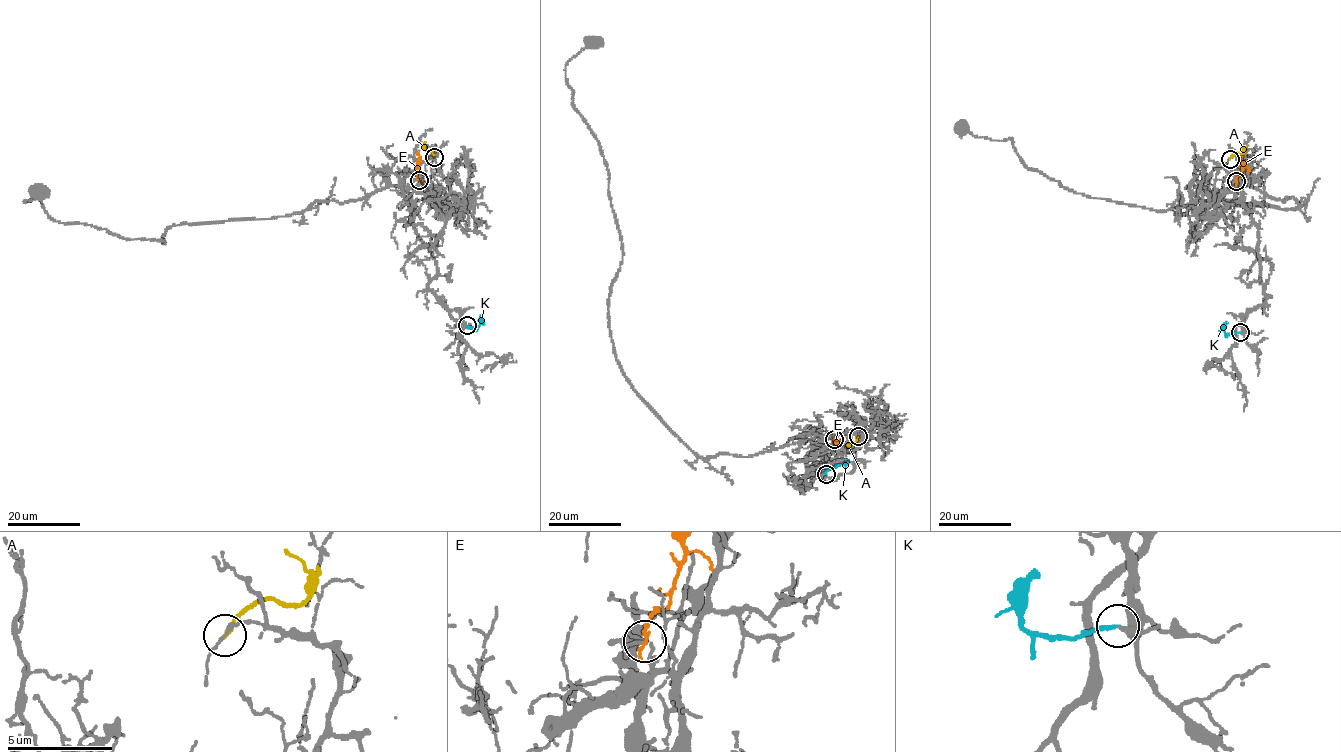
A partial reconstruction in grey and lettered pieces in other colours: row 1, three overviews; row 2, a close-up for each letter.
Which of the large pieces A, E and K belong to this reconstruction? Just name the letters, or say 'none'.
K

